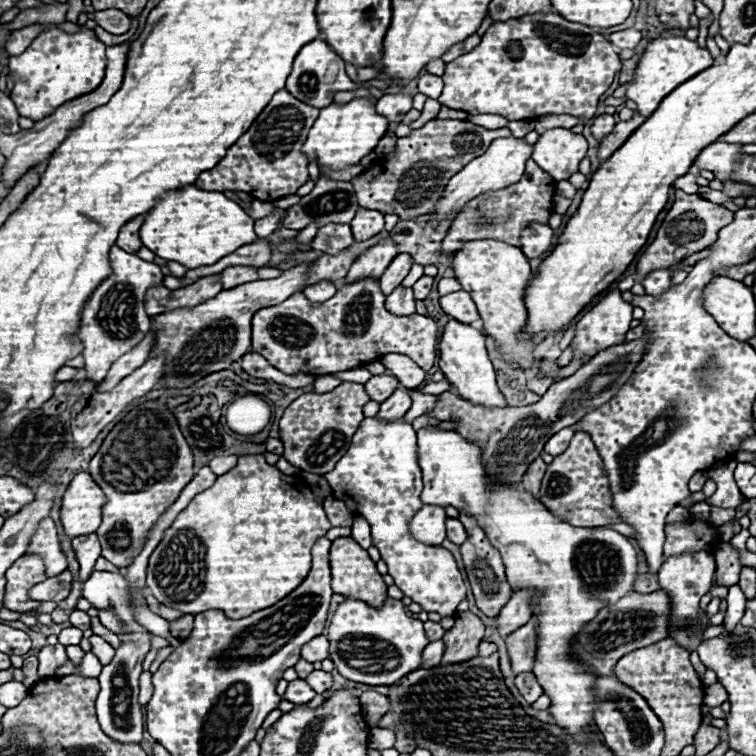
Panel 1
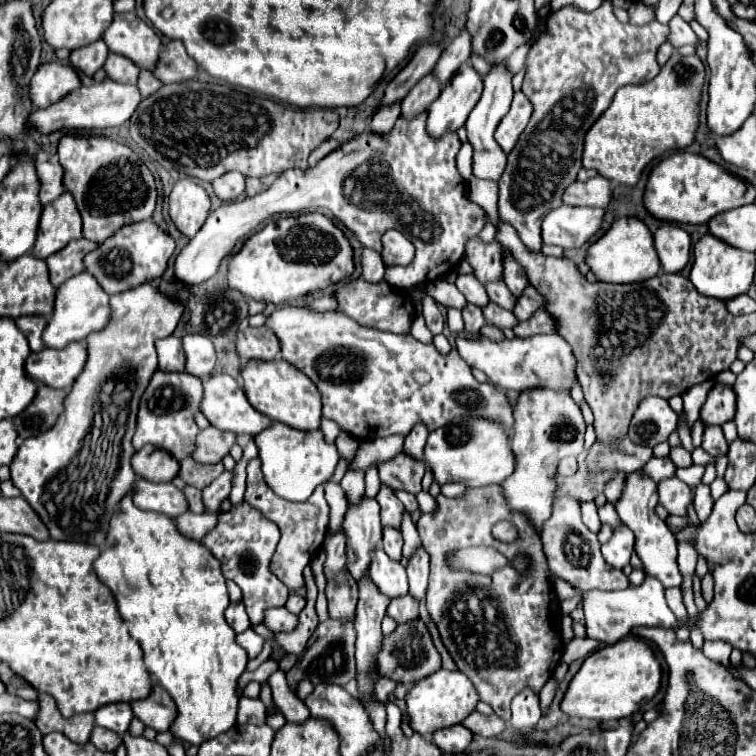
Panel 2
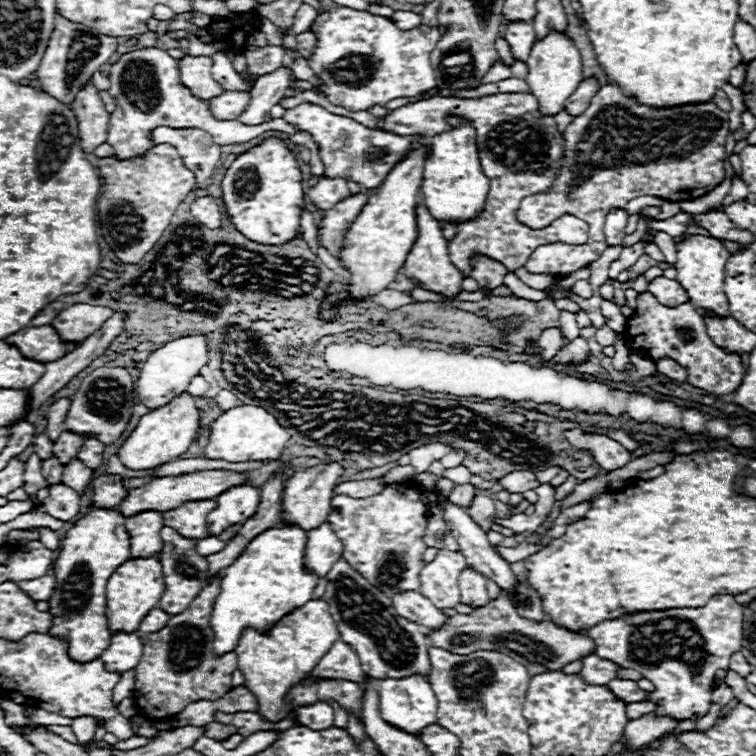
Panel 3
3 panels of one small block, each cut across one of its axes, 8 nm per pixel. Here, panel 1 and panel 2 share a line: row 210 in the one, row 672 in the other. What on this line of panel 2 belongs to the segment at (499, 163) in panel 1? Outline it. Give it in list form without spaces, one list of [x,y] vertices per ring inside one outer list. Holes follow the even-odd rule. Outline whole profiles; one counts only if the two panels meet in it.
[[[438,670],[426,678],[422,678],[420,682],[416,682],[406,698],[406,714],[408,714],[408,722],[410,728],[422,736],[430,736],[434,730],[444,728],[444,726],[452,726],[462,722],[478,704],[476,698],[476,688],[472,686],[472,682],[468,682],[468,678],[464,674],[460,674],[458,670],[450,672],[450,670]]]

